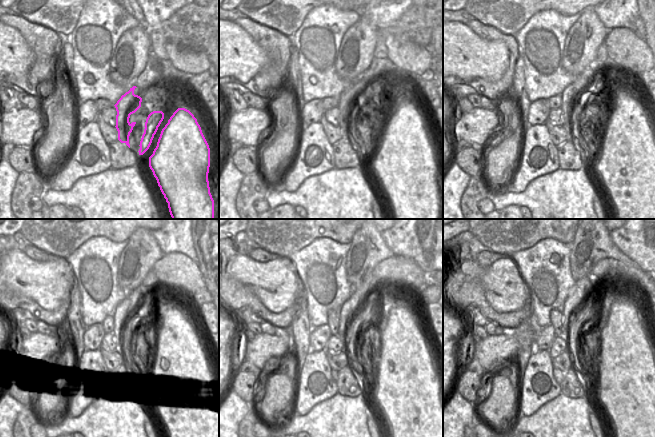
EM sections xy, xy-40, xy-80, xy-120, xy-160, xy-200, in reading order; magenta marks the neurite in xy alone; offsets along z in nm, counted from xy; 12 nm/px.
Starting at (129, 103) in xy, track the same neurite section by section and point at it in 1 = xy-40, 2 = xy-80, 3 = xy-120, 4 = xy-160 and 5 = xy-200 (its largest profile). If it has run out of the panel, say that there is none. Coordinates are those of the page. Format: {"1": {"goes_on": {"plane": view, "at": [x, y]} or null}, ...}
{"1": {"goes_on": {"plane": "xy-40", "at": [348, 99]}}, "2": {"goes_on": {"plane": "xy-80", "at": [571, 94]}}, "3": {"goes_on": {"plane": "xy-120", "at": [132, 303]}}, "4": {"goes_on": {"plane": "xy-160", "at": [361, 291]}}, "5": {"goes_on": {"plane": "xy-200", "at": [580, 293]}}}

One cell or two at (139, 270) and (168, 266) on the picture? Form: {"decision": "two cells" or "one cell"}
{"decision": "two cells"}

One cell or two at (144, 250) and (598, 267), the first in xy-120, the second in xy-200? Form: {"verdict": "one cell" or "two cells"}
{"verdict": "two cells"}

